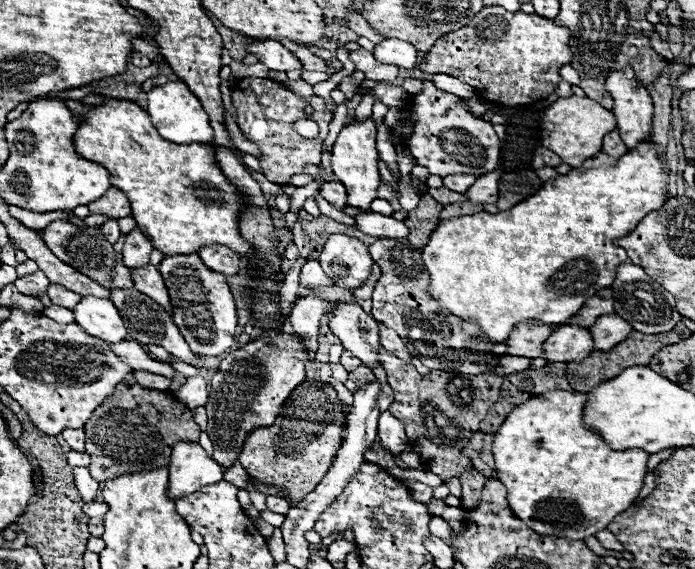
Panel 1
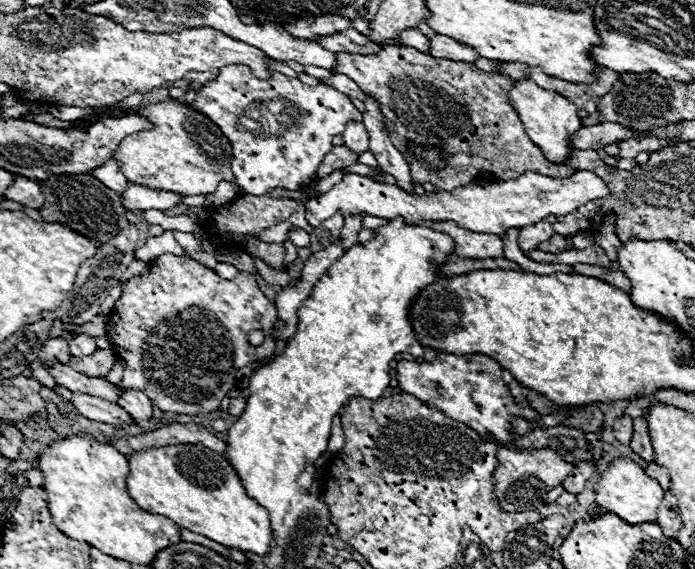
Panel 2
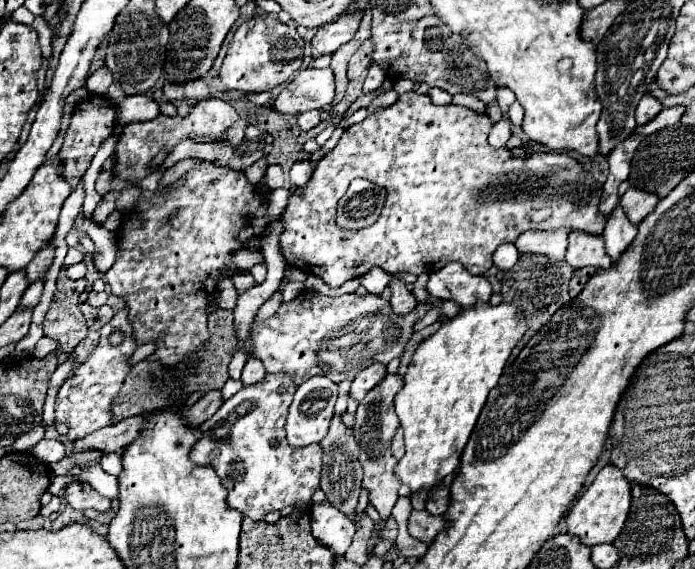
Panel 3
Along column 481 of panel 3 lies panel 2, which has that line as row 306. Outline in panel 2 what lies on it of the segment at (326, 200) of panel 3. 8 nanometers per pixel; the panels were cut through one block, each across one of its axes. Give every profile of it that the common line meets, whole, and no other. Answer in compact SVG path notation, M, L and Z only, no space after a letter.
M162 254L148 262L146 274L134 276L124 284L120 300L108 314L106 332L118 360L124 362L124 378L120 382L122 388L144 392L154 406L164 412L194 416L218 410L222 398L234 388L236 372L250 362L274 354L272 336L266 336L260 346L252 346L246 340L250 330L262 330L268 334L274 320L276 306L264 296L252 274L240 272L234 280L224 280L214 270L192 258Z

